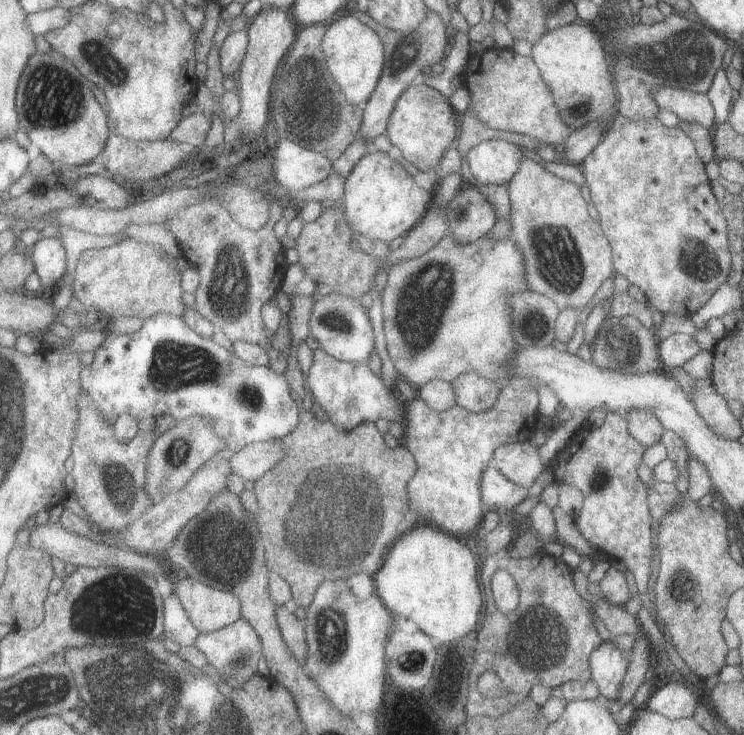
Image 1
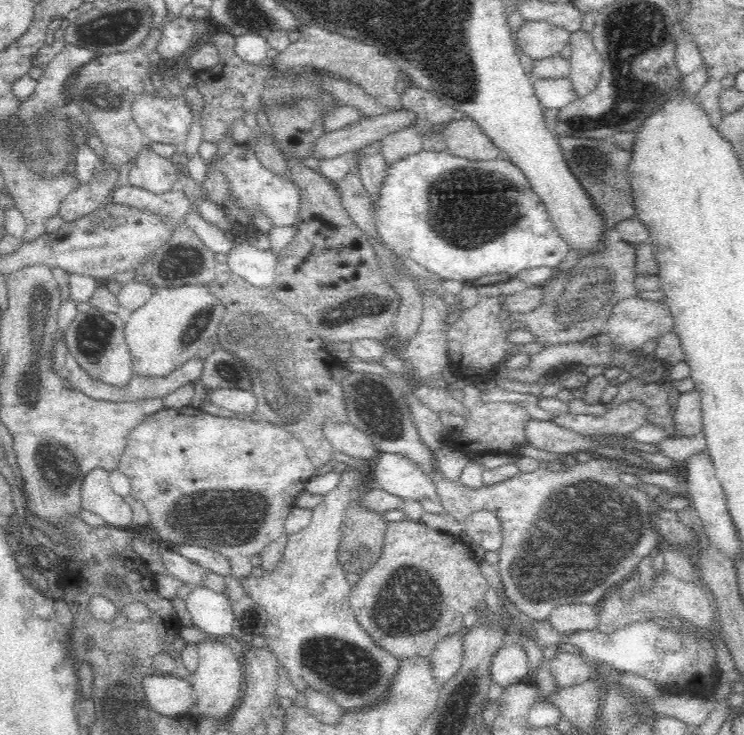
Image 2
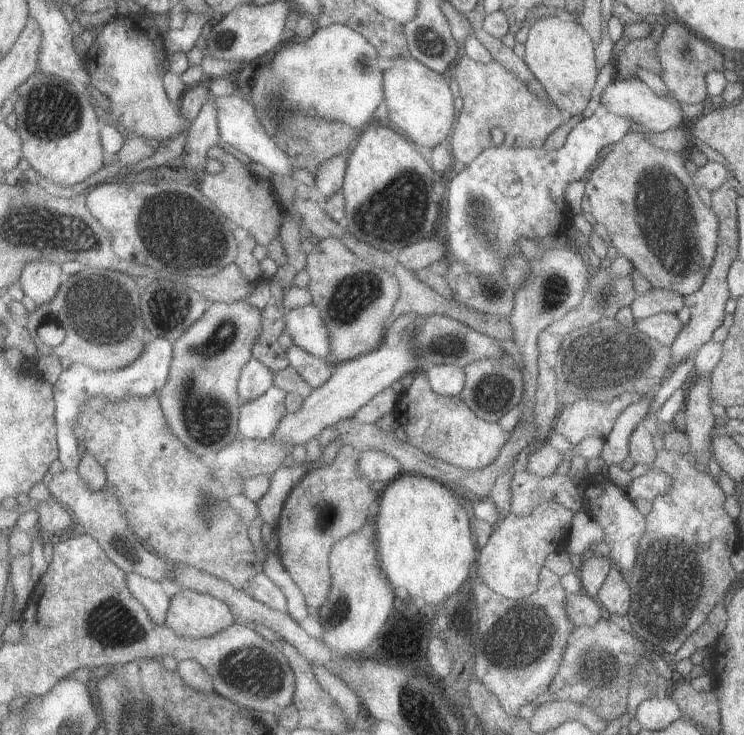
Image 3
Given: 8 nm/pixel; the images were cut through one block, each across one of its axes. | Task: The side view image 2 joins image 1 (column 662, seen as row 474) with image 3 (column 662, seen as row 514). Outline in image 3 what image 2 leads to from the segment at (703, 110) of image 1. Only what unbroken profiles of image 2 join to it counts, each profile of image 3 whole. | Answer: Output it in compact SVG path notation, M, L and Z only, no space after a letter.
M635 76L635 78L625 78L625 80L609 82L609 84L603 88L599 102L601 102L601 104L605 106L605 110L609 110L611 114L625 116L625 118L629 118L631 122L641 124L645 130L649 130L649 132L653 132L653 134L661 134L661 132L667 132L667 130L675 130L675 128L681 124L681 120L685 118L685 116L681 114L679 104L673 100L671 94L669 94L669 100L657 98L637 76Z

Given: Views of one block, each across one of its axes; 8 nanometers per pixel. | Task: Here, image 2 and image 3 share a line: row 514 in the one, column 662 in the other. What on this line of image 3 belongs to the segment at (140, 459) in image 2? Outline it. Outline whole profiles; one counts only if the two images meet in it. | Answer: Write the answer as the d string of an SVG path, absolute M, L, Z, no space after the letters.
M625 134L615 146L611 146L593 170L585 178L585 194L581 200L581 212L591 214L597 224L603 224L611 236L615 256L625 256L635 270L651 284L651 288L679 292L683 298L695 294L713 264L719 222L711 208L705 208L697 196L697 186L691 174L683 166L683 154L655 148L645 140L643 134Z

